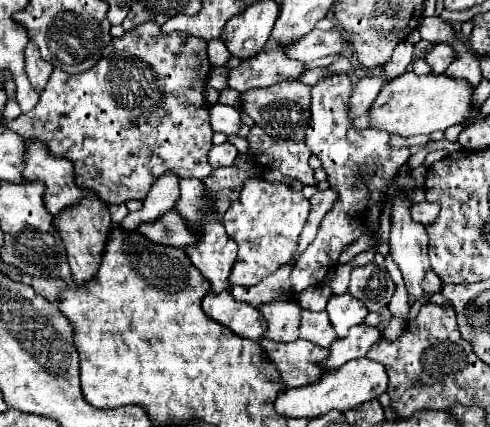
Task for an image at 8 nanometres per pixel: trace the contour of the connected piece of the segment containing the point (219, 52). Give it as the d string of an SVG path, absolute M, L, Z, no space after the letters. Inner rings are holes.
M219 38L209 40L209 48L207 48L207 52L209 52L209 60L213 62L213 66L223 66L223 64L231 58L227 46L225 46Z

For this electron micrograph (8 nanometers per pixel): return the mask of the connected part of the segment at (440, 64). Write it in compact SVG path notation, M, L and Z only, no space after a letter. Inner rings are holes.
M435 44L435 48L431 48L423 60L431 66L431 70L435 74L443 74L445 68L449 66L449 62L453 62L453 48L449 48L447 44Z

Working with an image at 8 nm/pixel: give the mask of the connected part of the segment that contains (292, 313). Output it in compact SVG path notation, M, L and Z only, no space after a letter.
M277 300L257 306L267 322L267 332L263 338L275 342L293 342L299 338L299 316L301 306L295 300Z

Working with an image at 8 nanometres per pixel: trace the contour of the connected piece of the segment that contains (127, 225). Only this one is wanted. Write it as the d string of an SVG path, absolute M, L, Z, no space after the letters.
M165 174L165 178L157 180L157 186L149 192L149 198L145 198L143 208L127 214L121 222L121 228L135 230L141 222L153 222L157 216L165 214L173 208L173 202L177 202L177 182L179 178L173 178L173 174Z

